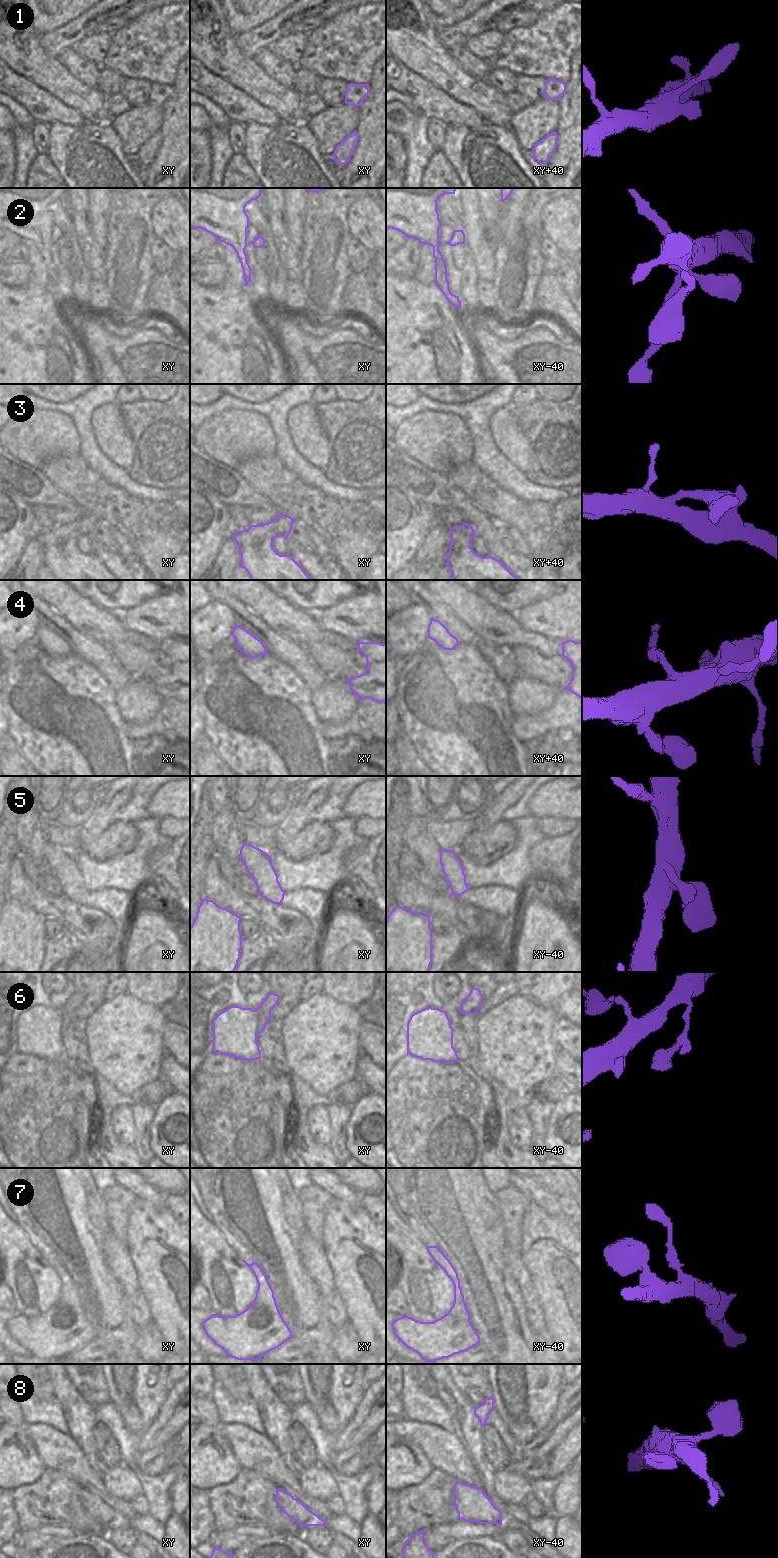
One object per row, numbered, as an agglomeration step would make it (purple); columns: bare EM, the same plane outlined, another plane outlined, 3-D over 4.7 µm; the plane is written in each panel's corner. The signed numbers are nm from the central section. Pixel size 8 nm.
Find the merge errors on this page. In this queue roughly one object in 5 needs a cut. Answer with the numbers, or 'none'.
none

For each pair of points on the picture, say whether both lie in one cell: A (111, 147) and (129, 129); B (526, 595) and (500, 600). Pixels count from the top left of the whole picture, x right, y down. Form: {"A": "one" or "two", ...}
{"A": "two", "B": "one"}

